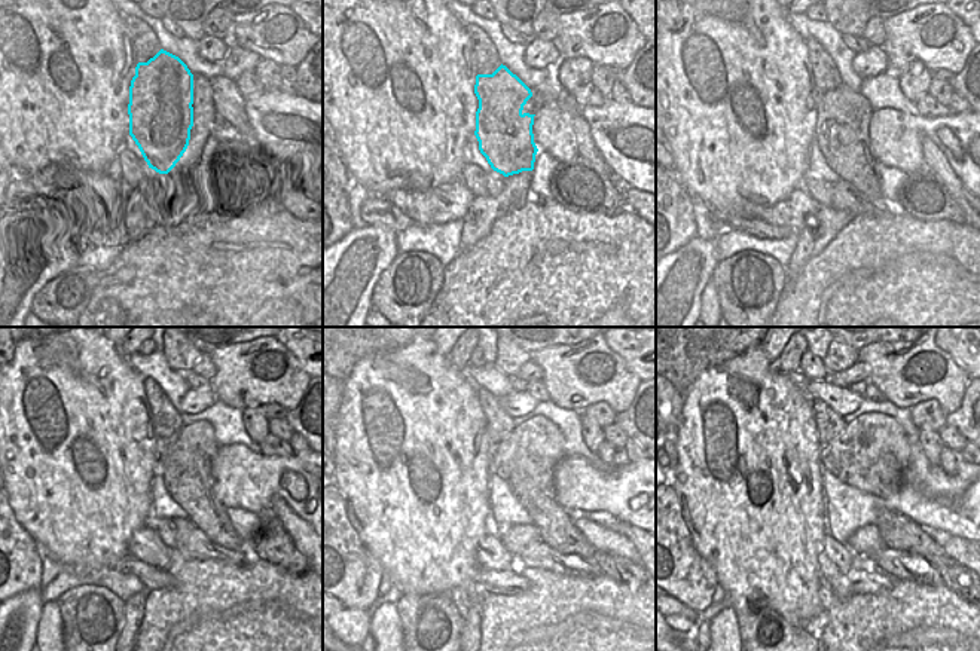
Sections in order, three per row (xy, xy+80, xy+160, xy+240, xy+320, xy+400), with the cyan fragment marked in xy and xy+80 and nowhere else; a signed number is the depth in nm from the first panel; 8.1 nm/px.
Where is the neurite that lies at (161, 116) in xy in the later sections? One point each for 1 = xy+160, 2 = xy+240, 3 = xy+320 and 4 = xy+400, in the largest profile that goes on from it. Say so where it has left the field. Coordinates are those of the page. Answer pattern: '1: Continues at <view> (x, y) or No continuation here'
1: Continues at xy+160 (842, 135)
2: Continues at xy+240 (191, 494)
3: Continues at xy+320 (556, 528)
4: Continues at xy+400 (898, 532).

